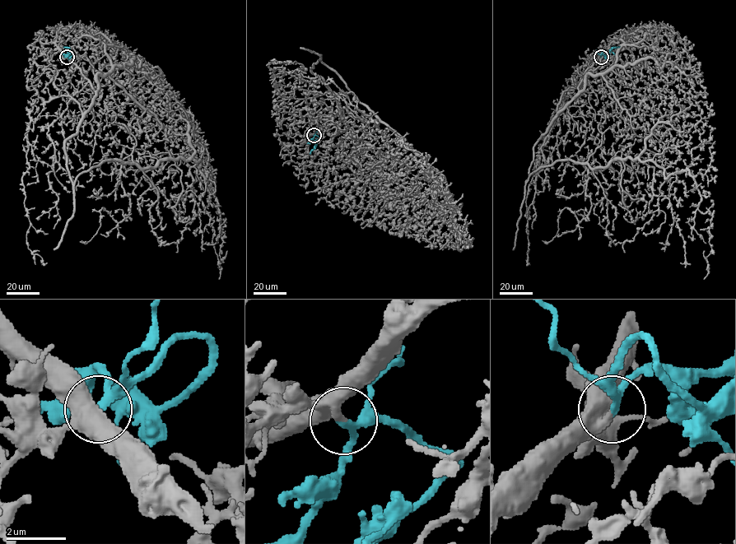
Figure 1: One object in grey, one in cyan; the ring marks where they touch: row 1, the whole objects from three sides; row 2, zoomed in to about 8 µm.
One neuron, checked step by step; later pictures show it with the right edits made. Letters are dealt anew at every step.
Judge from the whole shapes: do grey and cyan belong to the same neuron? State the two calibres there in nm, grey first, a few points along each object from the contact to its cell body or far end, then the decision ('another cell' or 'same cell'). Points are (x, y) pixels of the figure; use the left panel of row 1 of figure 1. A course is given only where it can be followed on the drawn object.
calibres 240 and 240 nm; course grey (67, 57), (95, 90), (97, 74), (133, 58), (168, 116), (187, 122), (218, 204), (219, 279); course cyan (67, 57), (73, 53), (70, 56), (70, 49), (63, 46); same cell

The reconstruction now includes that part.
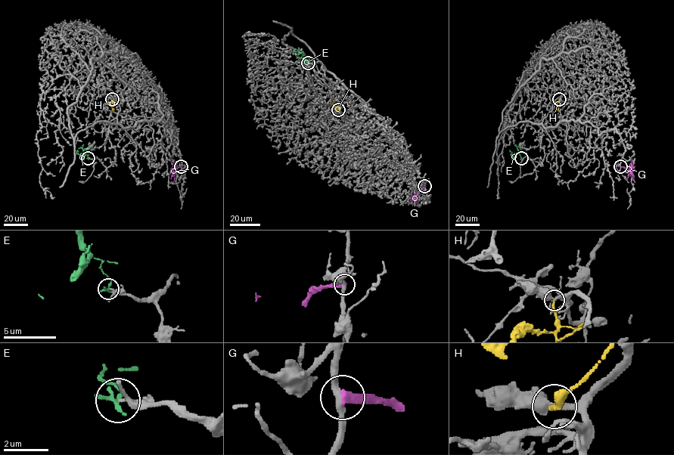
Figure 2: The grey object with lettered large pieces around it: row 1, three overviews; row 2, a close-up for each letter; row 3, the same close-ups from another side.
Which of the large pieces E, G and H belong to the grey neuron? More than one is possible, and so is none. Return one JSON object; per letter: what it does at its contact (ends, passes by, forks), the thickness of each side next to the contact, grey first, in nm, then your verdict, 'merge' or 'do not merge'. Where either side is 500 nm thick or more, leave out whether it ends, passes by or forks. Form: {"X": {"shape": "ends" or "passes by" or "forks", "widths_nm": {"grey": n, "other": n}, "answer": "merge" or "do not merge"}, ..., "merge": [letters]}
{"E": {"shape": "ends", "widths_nm": {"grey": 200, "other": 240}, "answer": "do not merge"}, "G": {"shape": "ends", "widths_nm": {"grey": 320, "other": 320}, "answer": "do not merge"}, "H": {"shape": "ends", "widths_nm": {"grey": 360, "other": 240}, "answer": "merge"}, "merge": ["H"]}

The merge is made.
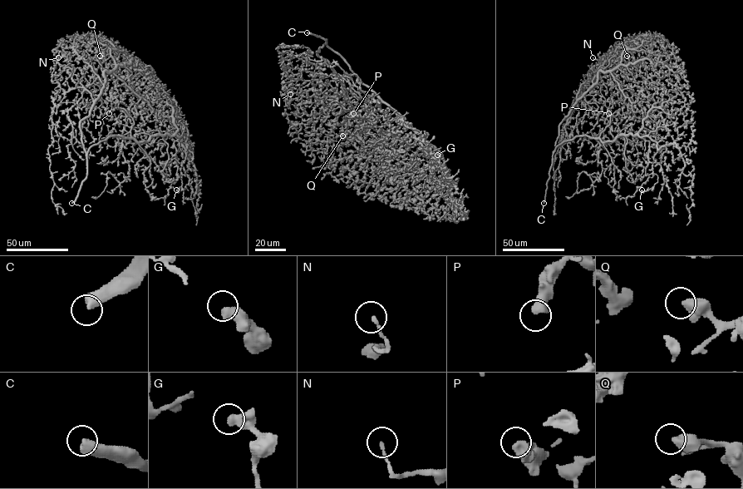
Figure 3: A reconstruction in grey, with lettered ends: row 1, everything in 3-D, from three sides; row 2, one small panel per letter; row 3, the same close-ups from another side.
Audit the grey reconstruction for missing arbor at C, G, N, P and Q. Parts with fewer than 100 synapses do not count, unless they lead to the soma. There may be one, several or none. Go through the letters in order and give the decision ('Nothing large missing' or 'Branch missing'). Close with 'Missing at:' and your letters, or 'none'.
C: Branch missing
G: Nothing large missing
N: Nothing large missing
P: Nothing large missing
Q: Nothing large missing
Missing at: C

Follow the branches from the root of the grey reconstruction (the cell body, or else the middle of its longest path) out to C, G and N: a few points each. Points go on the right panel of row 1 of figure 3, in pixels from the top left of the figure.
C: (558, 145), (553, 155), (543, 203)
G: (558, 145), (583, 135), (607, 142), (632, 134), (648, 140), (648, 160), (657, 180), (651, 188), (642, 190)
N: (558, 145), (553, 152), (559, 124), (575, 102), (580, 86), (594, 75), (592, 67), (598, 61), (592, 57)

